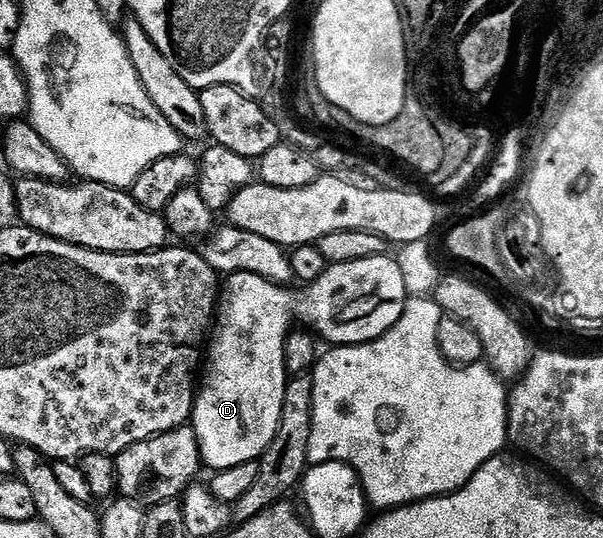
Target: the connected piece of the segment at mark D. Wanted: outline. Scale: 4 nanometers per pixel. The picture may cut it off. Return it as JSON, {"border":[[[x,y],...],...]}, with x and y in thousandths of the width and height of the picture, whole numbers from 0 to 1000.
{"border":[[[391,507],[373,513],[365,533],[365,561],[358,572],[358,599],[352,608],[352,636],[338,660],[338,695],[332,704],[332,717],[327,721],[322,738],[322,770],[318,792],[328,814],[328,833],[335,844],[335,857],[350,877],[385,872],[385,864],[405,864],[433,853],[434,844],[444,835],[451,812],[458,812],[458,797],[464,790],[464,760],[471,753],[471,723],[478,710],[474,680],[471,678],[471,641],[481,625],[488,600],[488,576],[494,571],[494,556],[481,543],[479,532],[466,526],[453,526],[425,507]]]}

